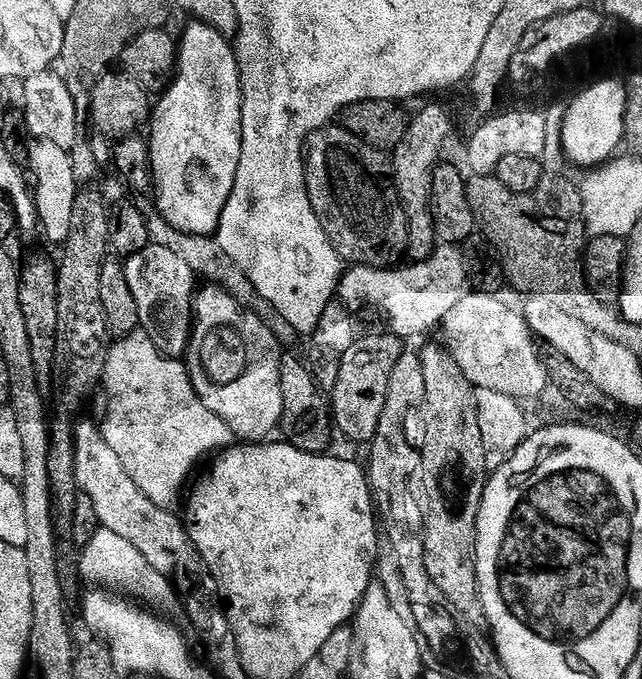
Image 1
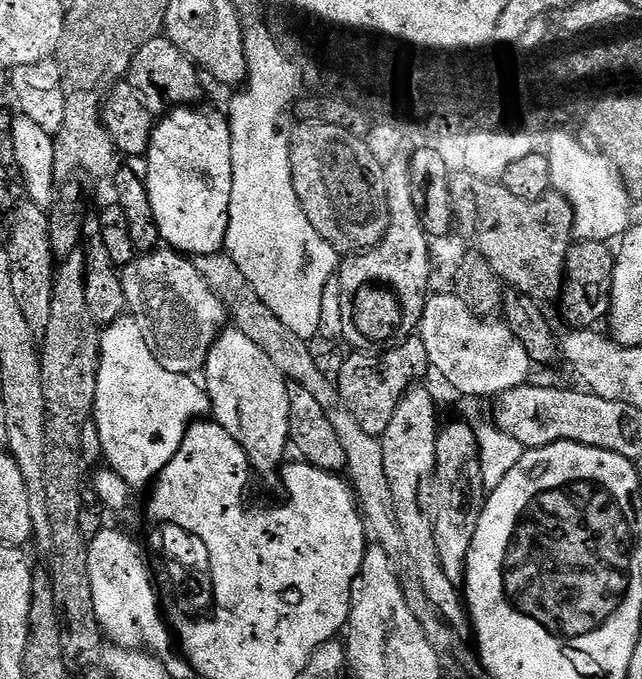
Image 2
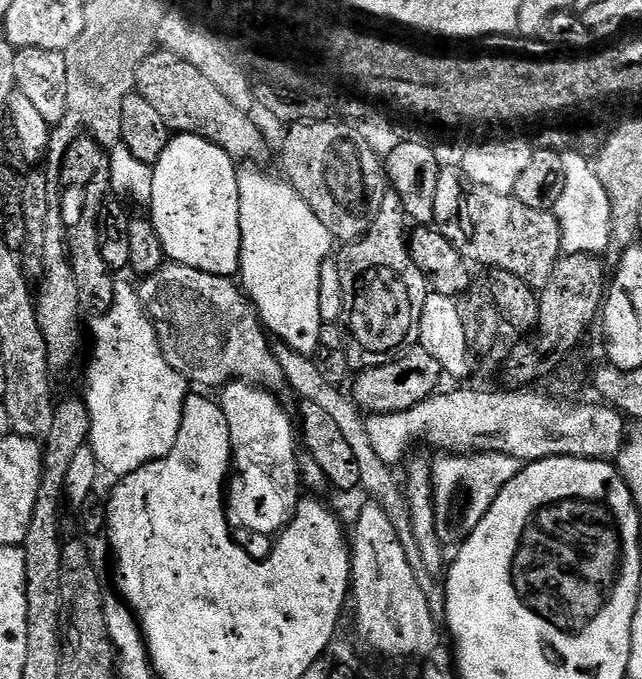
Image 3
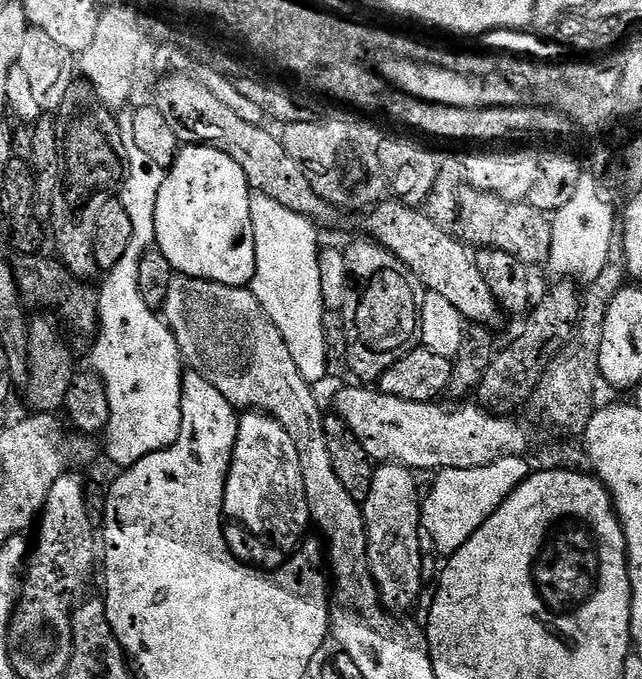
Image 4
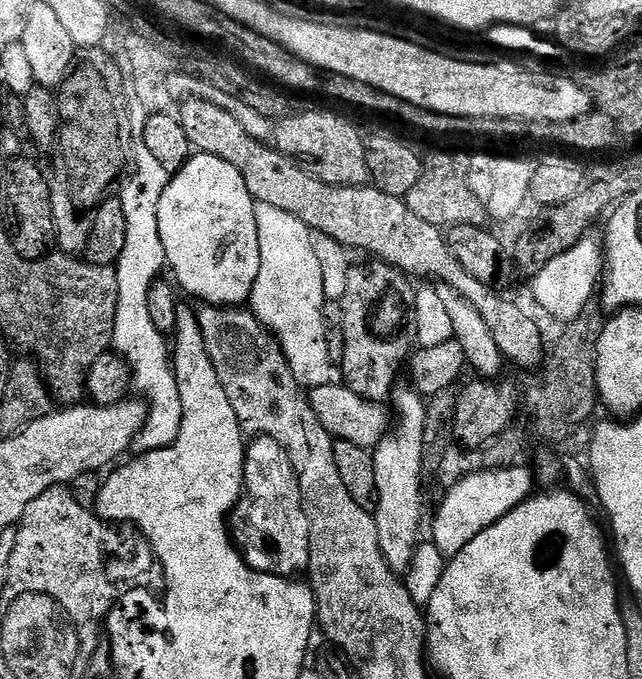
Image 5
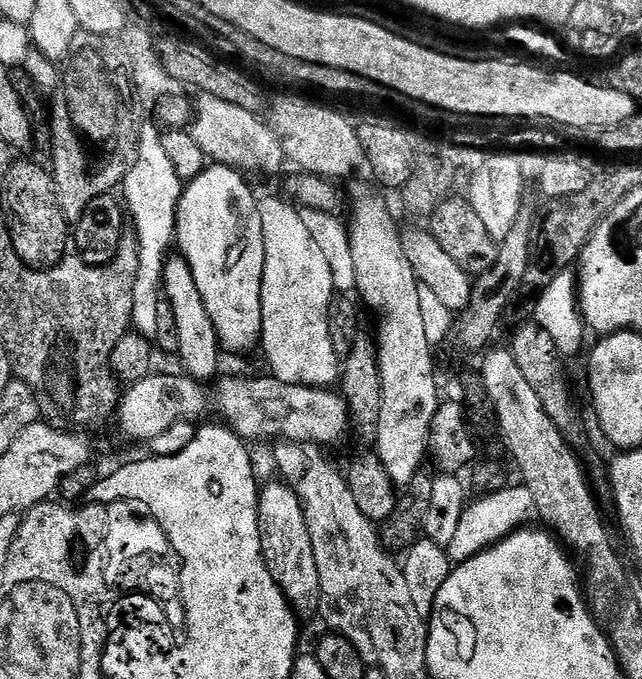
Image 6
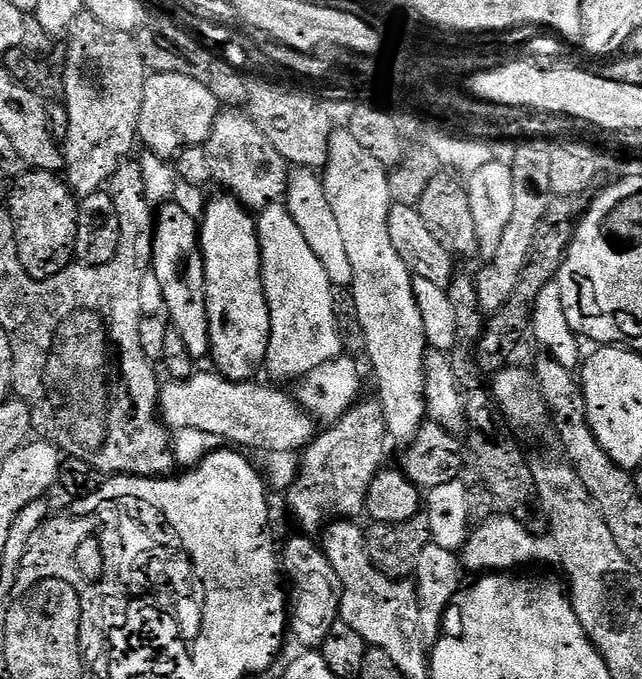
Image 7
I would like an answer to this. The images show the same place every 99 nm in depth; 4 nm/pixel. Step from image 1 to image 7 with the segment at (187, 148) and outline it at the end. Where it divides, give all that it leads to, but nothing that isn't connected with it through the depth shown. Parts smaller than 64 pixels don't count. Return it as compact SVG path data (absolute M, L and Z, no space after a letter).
M223 194L217 200L212 200L208 204L208 209L204 212L204 220L202 216L202 223L200 224L200 252L204 256L204 269L206 270L206 314L208 315L208 321L210 322L210 342L212 343L210 349L210 360L213 360L215 371L219 372L220 375L226 377L228 380L251 380L257 374L256 371L261 371L264 368L264 359L268 353L268 347L270 346L270 334L272 333L272 327L270 326L270 310L268 309L268 303L266 302L266 294L264 293L264 283L262 282L262 270L260 269L260 243L258 242L258 234L256 233L256 216L253 215L249 209L245 208L235 196L231 194Z

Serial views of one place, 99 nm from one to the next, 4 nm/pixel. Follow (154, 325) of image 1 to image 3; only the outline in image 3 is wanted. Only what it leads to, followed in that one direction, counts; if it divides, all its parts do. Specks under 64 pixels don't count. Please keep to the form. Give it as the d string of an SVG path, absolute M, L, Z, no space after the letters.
M166 262L157 272L143 277L139 283L140 303L144 305L152 323L156 325L162 354L168 365L185 380L193 385L205 384L213 390L233 380L247 380L250 384L267 388L273 394L279 393L280 387L285 387L282 366L278 362L273 345L268 345L269 333L261 324L251 299L245 295L235 279L206 274L190 266Z

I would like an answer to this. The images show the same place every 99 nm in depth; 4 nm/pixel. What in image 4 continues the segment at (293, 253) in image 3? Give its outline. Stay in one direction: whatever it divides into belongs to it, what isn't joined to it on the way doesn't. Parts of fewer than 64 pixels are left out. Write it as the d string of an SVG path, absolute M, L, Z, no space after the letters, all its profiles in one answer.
M253 195L250 202L250 222L254 226L254 254L256 269L250 290L258 298L262 310L278 326L282 338L286 338L286 346L294 357L294 366L298 366L298 374L306 378L310 385L319 385L320 379L328 376L330 353L324 337L324 299L322 298L322 278L320 277L320 250L322 241L316 237L317 225L294 210L286 210L286 206L278 206L274 198Z

